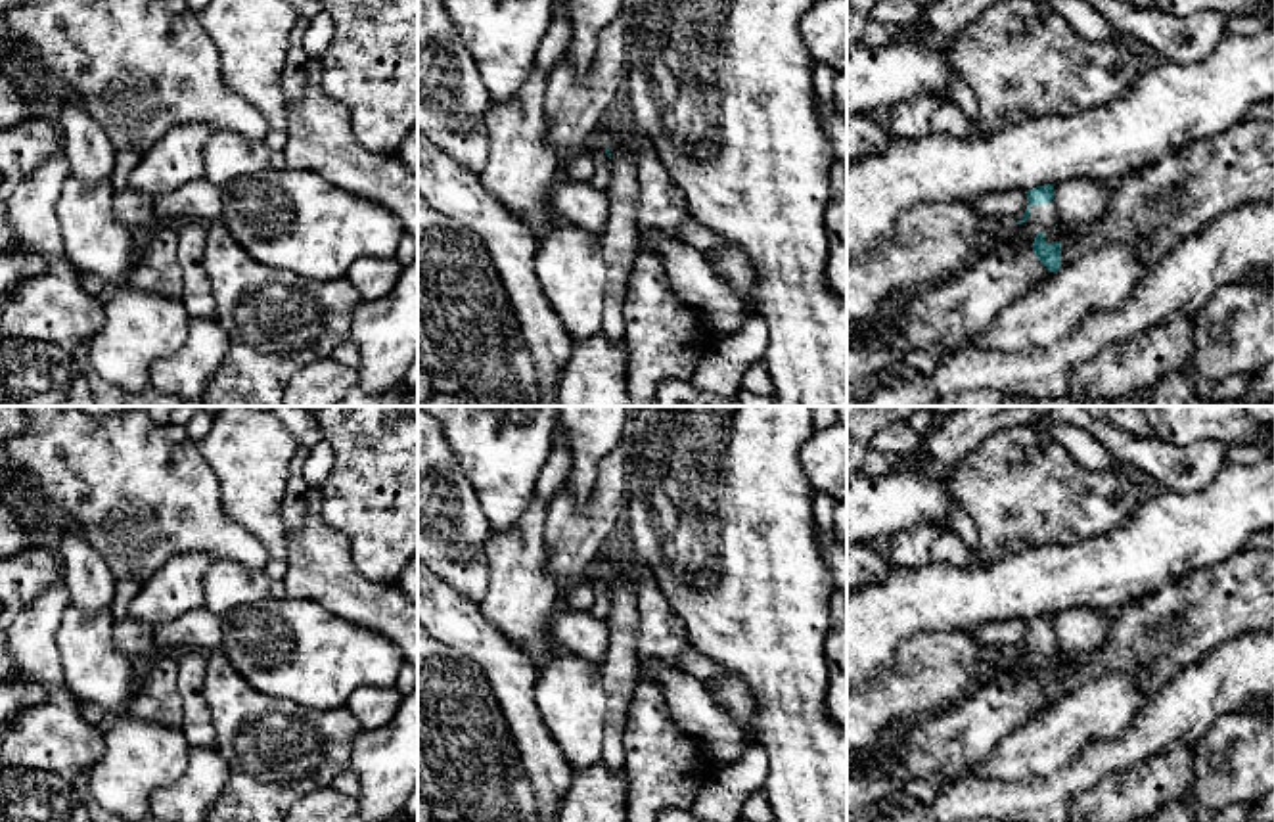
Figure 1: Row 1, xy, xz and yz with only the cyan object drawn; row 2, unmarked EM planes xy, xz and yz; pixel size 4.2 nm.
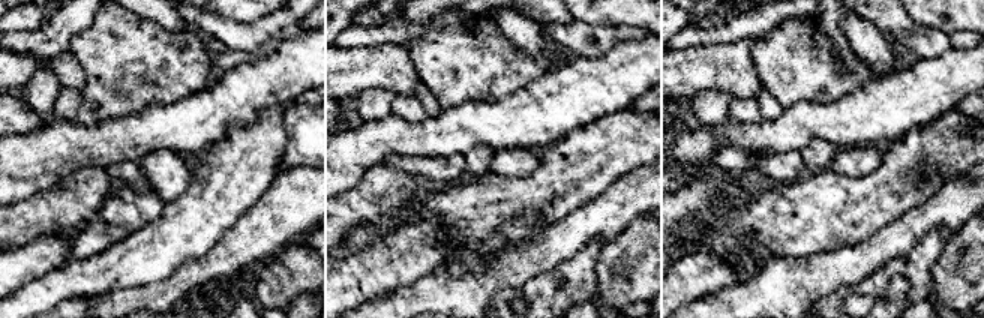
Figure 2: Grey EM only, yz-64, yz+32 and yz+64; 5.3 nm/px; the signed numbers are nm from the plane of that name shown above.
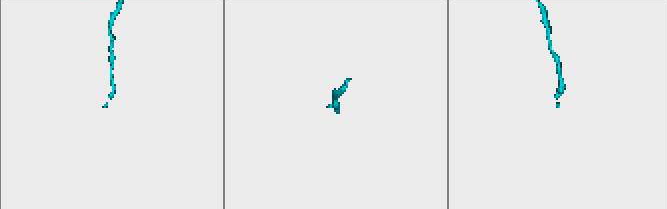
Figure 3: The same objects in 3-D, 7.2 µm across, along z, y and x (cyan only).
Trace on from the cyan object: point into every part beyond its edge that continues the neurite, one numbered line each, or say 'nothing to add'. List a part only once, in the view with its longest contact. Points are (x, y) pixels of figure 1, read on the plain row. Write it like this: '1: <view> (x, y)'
1: yz (941, 744)

